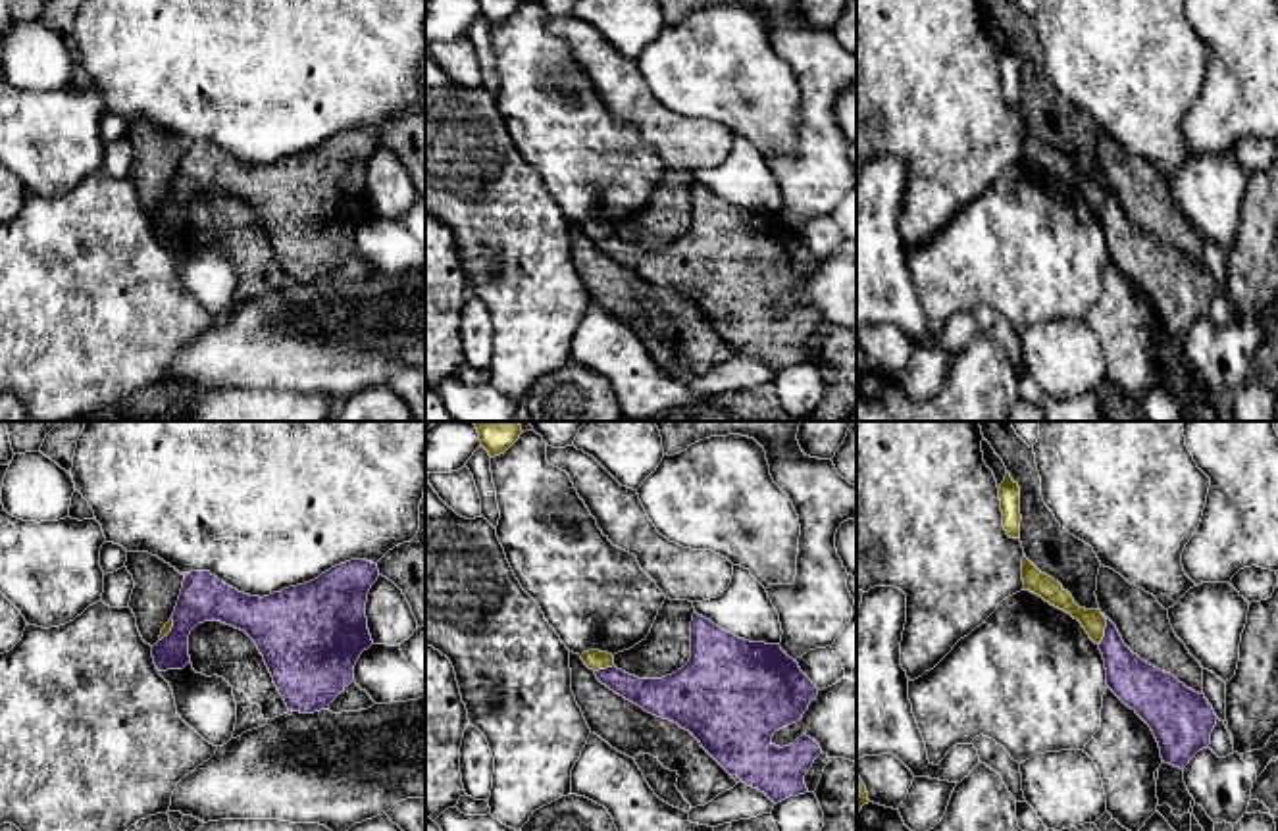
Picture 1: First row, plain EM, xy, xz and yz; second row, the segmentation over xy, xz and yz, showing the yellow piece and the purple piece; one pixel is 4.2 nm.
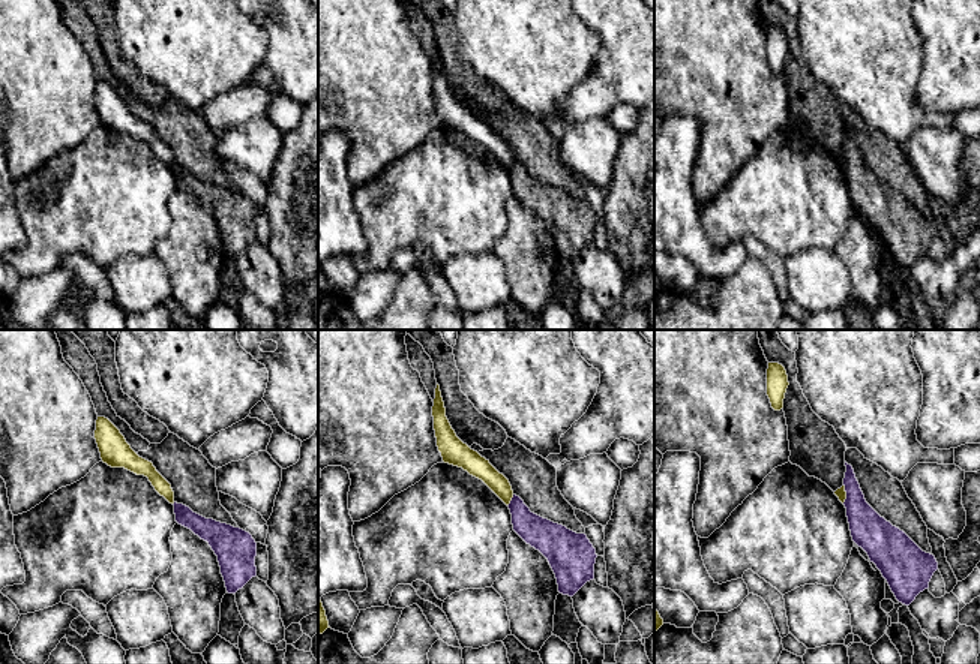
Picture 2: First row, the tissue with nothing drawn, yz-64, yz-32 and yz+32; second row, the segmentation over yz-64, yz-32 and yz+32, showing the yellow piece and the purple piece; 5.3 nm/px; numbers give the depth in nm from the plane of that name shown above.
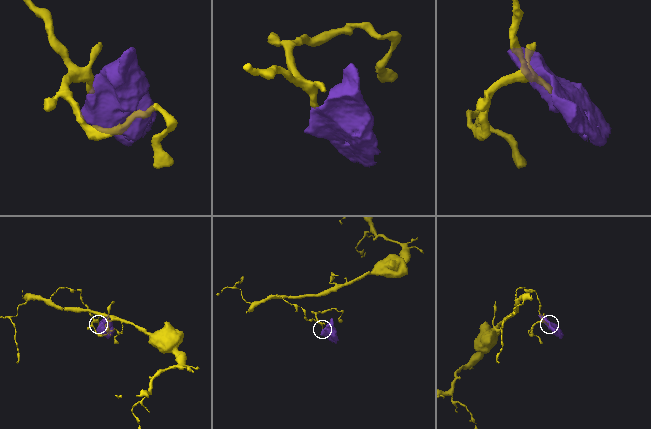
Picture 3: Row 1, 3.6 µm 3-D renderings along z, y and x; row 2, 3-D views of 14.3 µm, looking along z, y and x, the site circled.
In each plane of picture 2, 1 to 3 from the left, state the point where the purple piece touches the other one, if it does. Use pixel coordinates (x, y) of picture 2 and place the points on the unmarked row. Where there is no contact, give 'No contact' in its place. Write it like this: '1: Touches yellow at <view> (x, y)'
1: No contact
2: Touches yellow at yz-32 (511, 164)
3: Touches yellow at yz+32 (845, 158)

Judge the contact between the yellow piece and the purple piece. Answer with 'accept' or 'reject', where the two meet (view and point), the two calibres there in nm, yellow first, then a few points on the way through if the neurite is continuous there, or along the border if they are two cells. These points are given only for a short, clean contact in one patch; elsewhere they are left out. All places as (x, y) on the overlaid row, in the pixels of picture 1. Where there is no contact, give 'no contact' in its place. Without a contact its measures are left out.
reject | yz (1103, 629) | 100/190 nm | along yz (1103, 614), (1105, 628), (1099, 645)

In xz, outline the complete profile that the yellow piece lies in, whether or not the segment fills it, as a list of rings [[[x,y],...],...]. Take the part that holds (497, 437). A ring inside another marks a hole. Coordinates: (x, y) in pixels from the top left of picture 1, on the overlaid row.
[[[475,421],[473,425],[491,458],[504,454],[524,433],[520,421]]]

